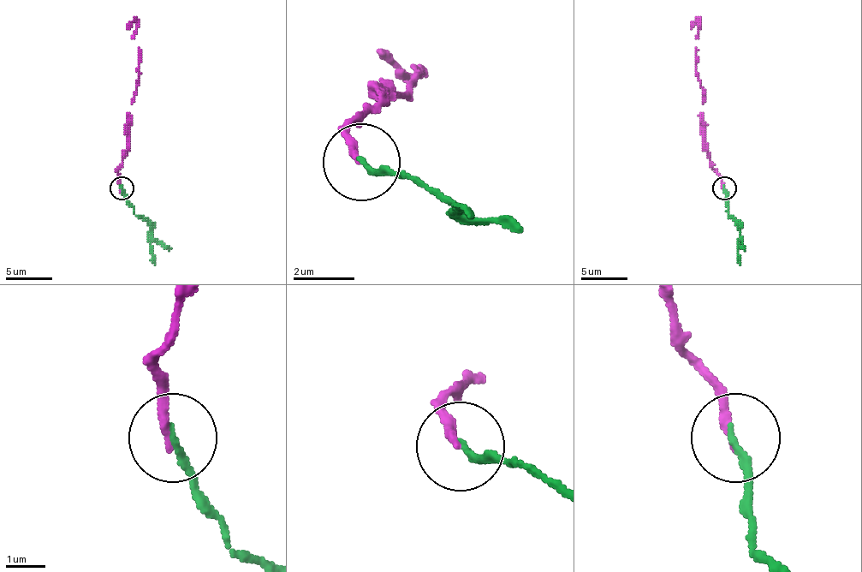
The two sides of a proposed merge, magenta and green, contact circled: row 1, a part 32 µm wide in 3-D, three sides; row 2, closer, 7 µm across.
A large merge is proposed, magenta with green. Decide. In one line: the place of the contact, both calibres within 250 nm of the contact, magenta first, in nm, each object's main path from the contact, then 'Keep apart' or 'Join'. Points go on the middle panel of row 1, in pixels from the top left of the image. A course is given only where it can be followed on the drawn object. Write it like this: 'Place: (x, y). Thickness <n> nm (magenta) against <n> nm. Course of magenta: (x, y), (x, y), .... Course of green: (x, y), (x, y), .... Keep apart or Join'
Place: (361, 162). Thickness 220 nm (magenta) against 170 nm. Course of magenta: (355, 160), (347, 129), (378, 98), (417, 75), (417, 68), (401, 68), (409, 75), (378, 52). Course of green: (363, 160), (409, 175), (471, 214). Join

